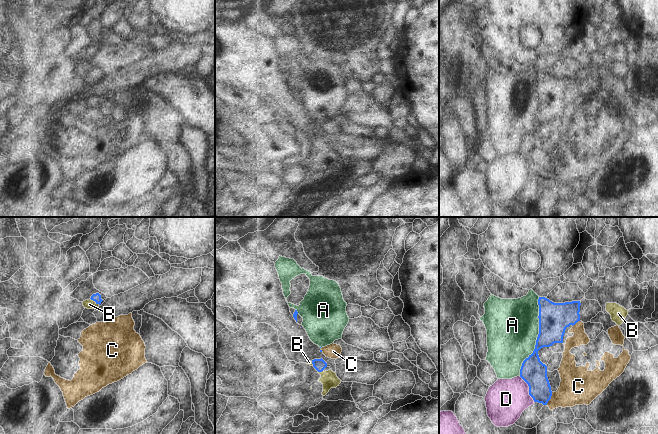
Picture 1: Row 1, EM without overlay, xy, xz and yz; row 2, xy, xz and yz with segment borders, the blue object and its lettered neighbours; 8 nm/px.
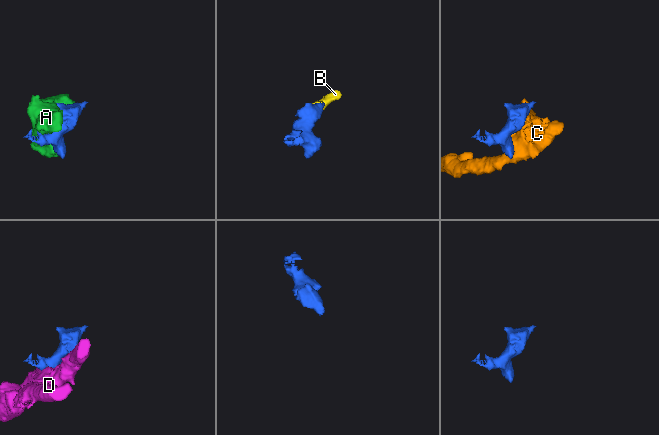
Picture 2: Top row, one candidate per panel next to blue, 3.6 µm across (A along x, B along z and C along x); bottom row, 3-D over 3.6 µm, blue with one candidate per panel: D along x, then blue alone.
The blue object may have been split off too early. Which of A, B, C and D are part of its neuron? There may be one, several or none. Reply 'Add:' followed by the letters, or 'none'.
Add: B.

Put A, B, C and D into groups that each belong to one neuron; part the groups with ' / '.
A / B / C / D

